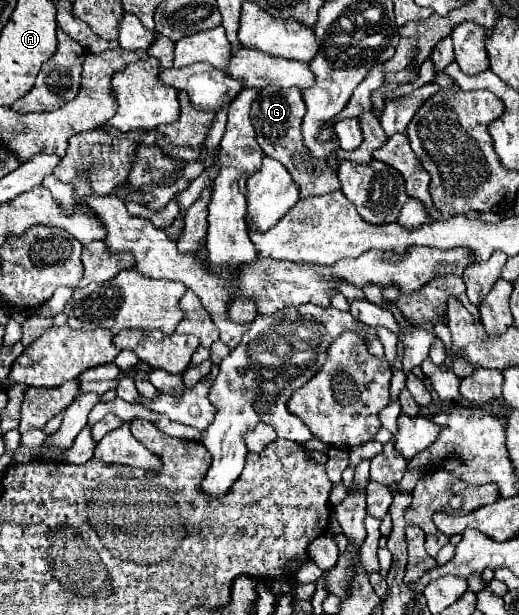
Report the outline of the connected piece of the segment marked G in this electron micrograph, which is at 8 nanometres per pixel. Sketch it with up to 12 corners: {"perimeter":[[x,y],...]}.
{"perimeter":[[299,88],[259,92],[251,122],[301,198],[339,190],[335,172],[301,142]]}

